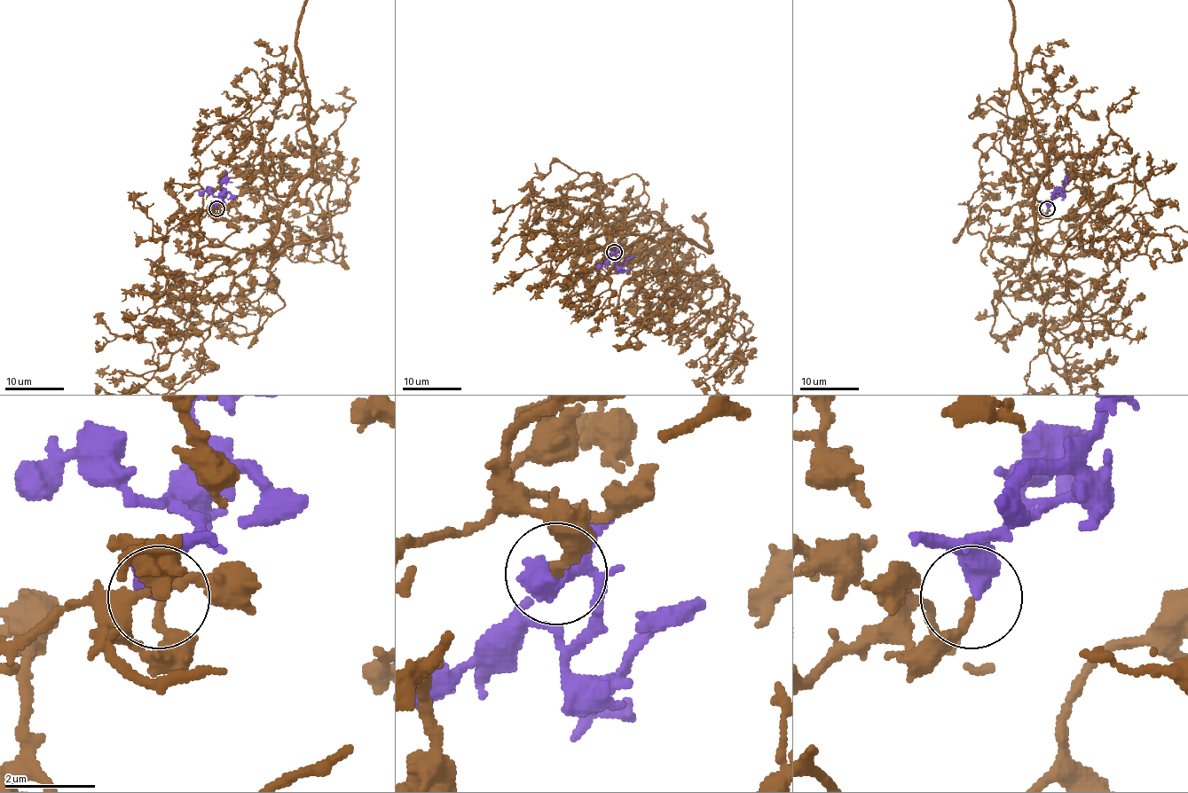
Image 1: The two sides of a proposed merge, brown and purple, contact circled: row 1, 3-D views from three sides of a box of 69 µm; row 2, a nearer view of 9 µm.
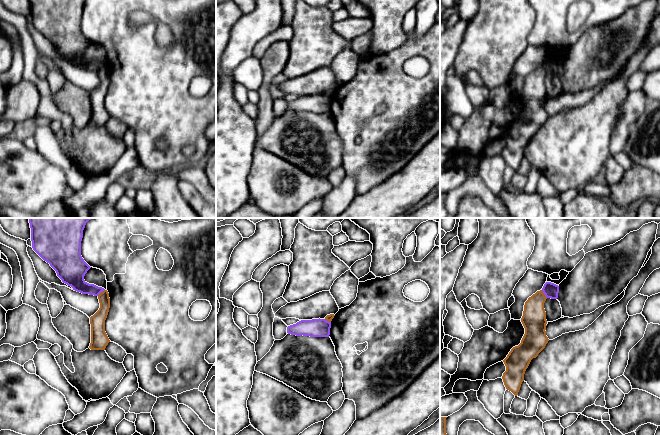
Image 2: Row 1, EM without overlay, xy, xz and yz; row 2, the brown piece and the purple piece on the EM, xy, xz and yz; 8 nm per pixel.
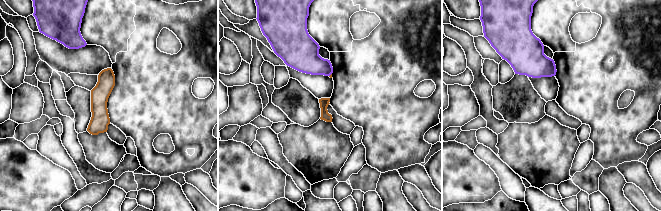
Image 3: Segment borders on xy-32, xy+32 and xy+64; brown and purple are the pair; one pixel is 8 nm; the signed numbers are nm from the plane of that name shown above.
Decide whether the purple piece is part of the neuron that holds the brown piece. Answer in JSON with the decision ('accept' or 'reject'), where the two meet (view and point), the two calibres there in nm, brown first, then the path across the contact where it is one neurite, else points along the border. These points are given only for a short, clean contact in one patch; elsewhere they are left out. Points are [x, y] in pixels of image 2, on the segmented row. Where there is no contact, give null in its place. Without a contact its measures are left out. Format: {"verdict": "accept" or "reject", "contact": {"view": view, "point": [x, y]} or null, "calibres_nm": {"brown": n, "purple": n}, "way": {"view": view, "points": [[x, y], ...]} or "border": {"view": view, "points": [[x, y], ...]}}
{"verdict": "reject", "contact": {"view": "yz", "point": [544, 294]}, "calibres_nm": {"brown": 190, "purple": 120}, "border": {"view": "yz", "points": [[541, 290], [546, 298]]}}

